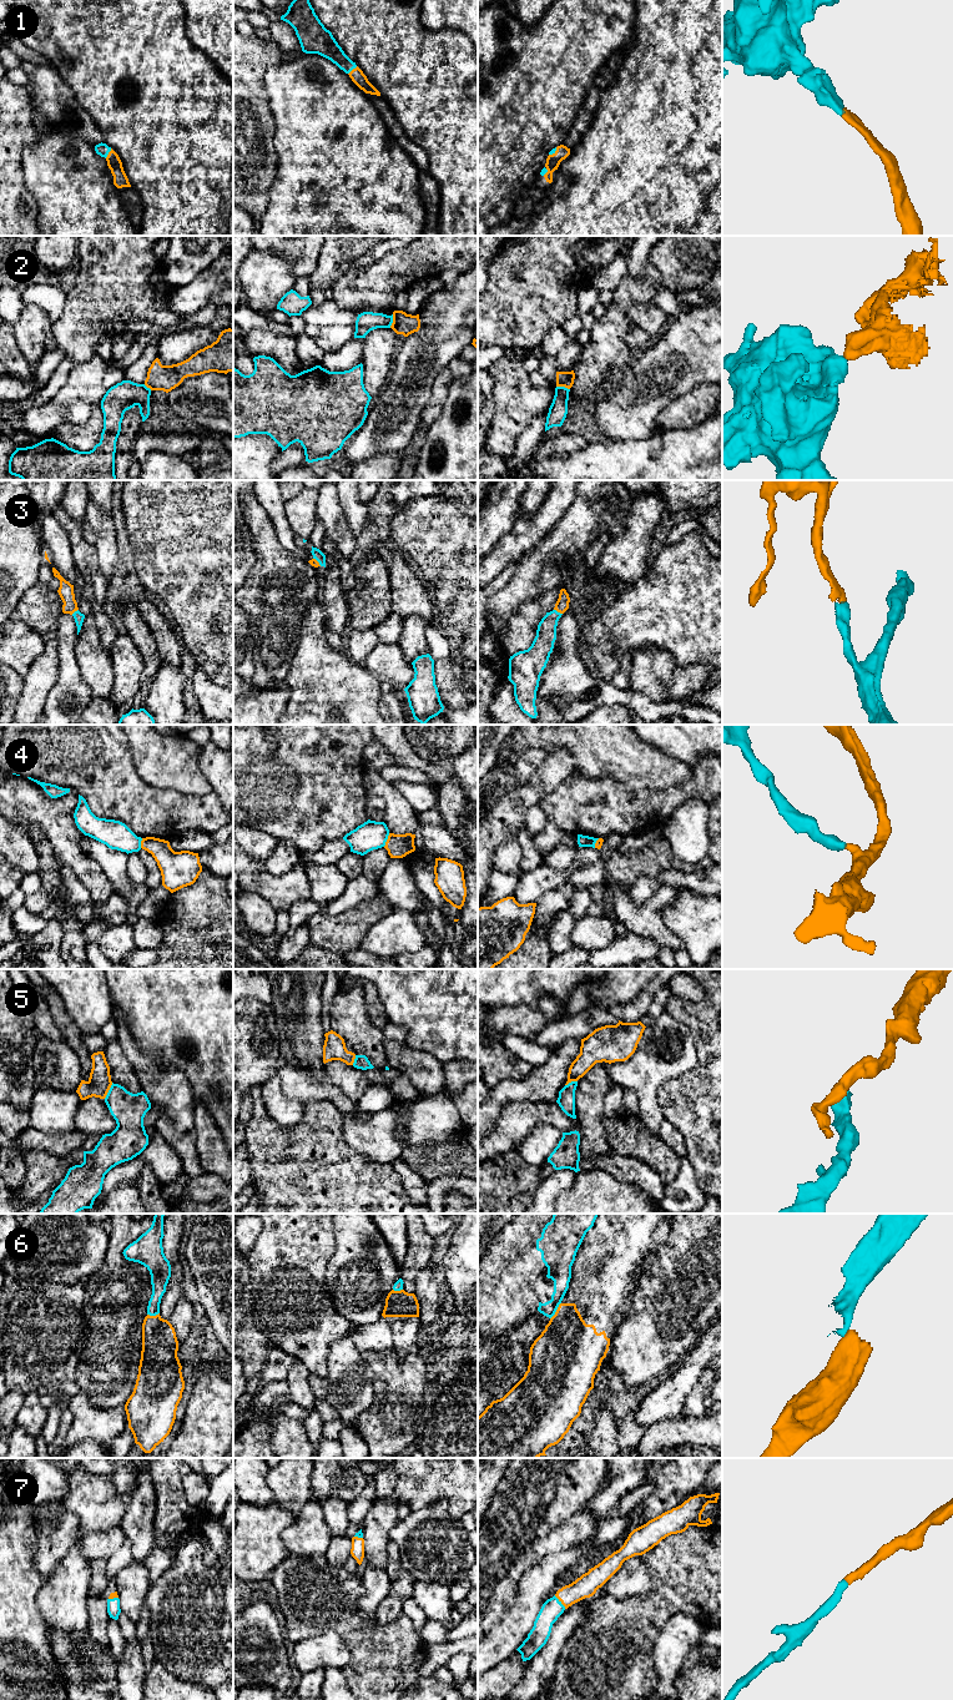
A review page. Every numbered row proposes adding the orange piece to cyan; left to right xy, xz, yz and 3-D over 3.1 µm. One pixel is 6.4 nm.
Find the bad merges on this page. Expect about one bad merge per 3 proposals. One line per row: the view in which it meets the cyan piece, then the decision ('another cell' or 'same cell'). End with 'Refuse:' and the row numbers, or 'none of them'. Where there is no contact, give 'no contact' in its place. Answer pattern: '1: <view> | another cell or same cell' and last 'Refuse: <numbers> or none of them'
1: xy | same cell
2: xz | another cell
3: yz | same cell
4: xz | another cell
5: xy | another cell
6: yz | another cell
7: yz | same cell
Refuse: 2, 4, 5, 6

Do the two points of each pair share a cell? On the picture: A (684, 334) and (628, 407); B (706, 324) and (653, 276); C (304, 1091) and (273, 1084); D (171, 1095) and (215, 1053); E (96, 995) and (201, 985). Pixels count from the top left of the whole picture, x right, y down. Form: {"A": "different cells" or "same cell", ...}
{"A": "same cell", "B": "different cells", "C": "different cells", "D": "different cells", "E": "different cells"}

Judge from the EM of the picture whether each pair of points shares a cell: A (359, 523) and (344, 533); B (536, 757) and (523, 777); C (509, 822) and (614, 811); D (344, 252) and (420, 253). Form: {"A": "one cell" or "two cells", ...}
{"A": "two cells", "B": "one cell", "C": "two cells", "D": "two cells"}

